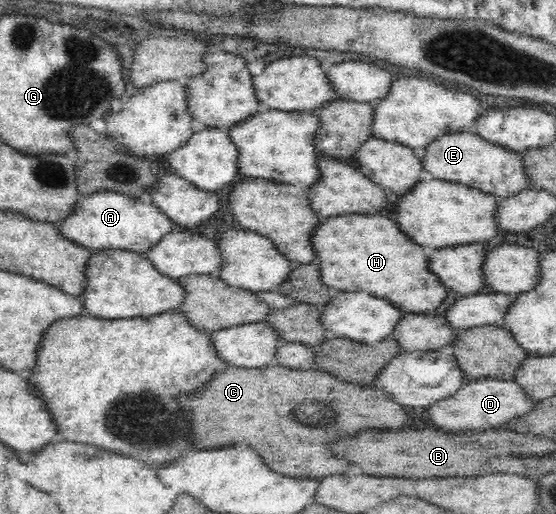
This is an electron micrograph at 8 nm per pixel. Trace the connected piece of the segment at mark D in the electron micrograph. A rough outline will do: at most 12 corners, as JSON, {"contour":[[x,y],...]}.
{"contour":[[512,380],[466,381],[434,401],[430,421],[449,432],[500,428],[536,402]]}

